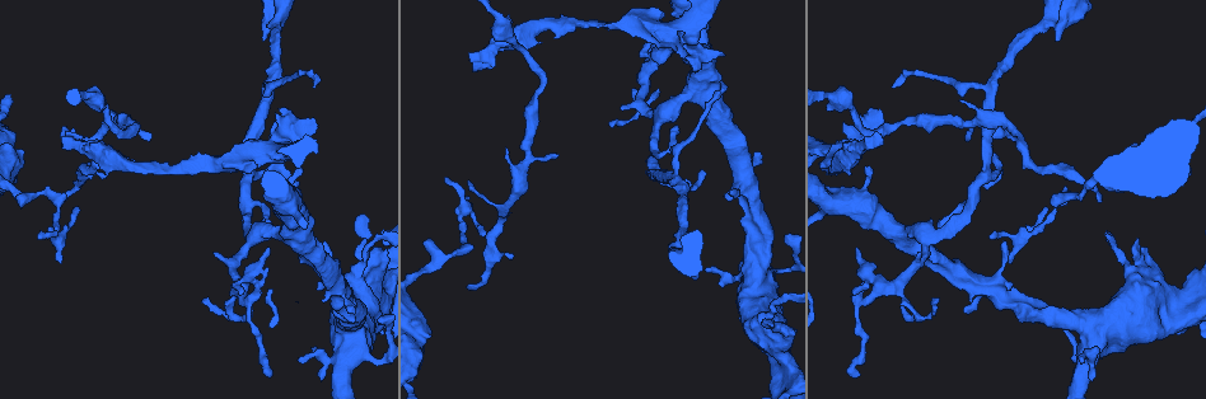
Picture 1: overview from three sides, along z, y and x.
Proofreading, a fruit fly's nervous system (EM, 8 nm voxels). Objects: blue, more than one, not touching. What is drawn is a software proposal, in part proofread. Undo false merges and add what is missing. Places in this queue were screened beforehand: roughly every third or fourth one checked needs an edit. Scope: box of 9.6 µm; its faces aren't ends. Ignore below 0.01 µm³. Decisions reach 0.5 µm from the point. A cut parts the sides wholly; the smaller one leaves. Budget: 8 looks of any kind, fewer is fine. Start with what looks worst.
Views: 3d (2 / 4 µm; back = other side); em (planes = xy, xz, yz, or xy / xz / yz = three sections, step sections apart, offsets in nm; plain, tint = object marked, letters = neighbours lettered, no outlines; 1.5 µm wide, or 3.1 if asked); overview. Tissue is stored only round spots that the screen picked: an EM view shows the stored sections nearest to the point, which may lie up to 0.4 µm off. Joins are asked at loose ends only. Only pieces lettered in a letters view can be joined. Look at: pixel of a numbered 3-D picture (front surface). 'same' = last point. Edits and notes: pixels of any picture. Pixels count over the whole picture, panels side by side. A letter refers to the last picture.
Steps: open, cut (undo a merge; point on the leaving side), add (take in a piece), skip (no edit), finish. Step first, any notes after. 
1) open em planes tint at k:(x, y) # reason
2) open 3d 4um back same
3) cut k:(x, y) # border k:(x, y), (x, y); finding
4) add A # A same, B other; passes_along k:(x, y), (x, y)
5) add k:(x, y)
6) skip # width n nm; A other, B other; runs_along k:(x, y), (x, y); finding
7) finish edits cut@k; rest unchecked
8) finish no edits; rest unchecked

open 3d 4um at 1:(1098, 201) # end of a long branch

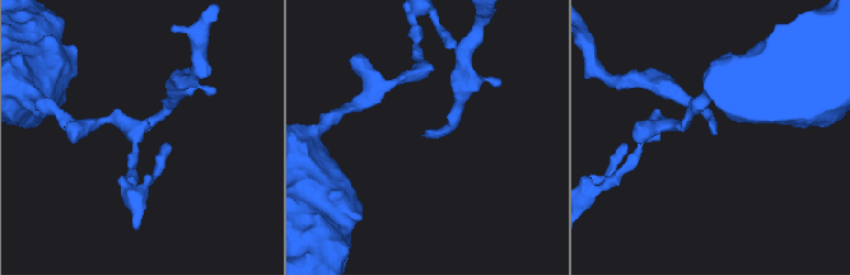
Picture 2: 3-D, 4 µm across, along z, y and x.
open em xz step 4 letters at 2:(711, 134)

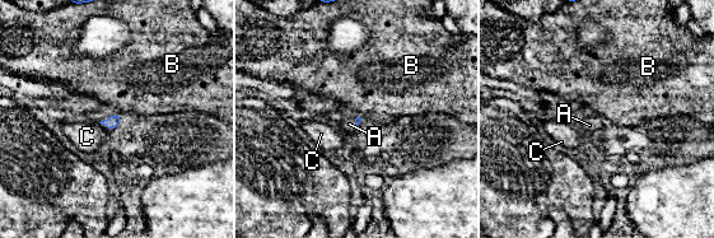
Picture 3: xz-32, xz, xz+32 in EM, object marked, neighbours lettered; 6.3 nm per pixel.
open em planes letters same # cut it another way

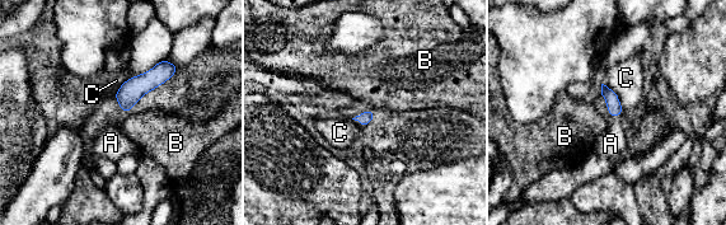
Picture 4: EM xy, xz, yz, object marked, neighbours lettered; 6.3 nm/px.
add A # A same, B other, C other; passes_along 4:(613, 104), (614, 116), (610, 144); it goes on there

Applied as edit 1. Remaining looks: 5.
open overview

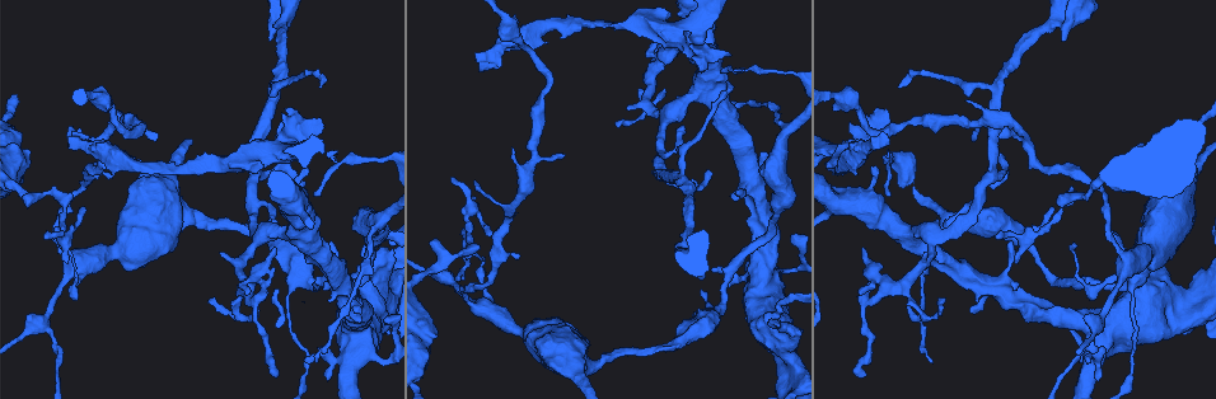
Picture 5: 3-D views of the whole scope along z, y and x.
open em planes tint at 5:(222, 252) # free end

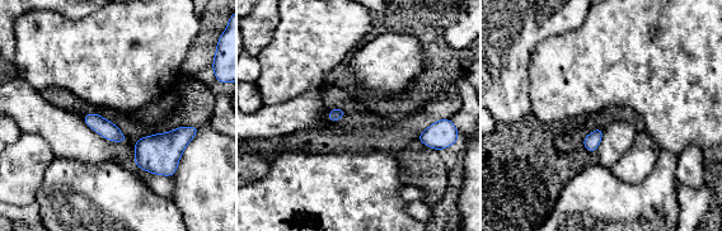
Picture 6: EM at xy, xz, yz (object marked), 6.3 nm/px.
open em planes letters same # see the neighbours

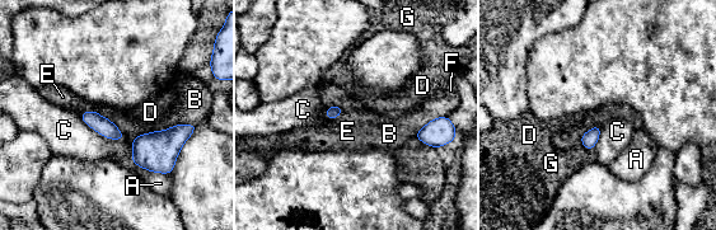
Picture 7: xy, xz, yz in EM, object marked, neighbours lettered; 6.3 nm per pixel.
skip # A other, B other, C other, D other, E other, F other, G other; border 7:(80, 113), (96, 111), (110, 120); none of them fits

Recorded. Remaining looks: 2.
open 3d 2um at 5:(863, 249) # branch stops here

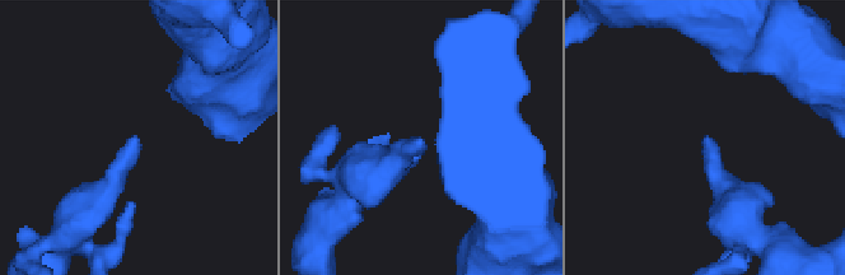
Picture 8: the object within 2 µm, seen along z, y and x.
open em planes letters at 8:(712, 144) # now the EM

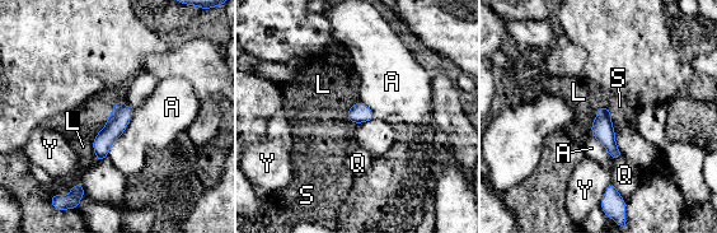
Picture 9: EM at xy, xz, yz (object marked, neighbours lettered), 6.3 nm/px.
skip # A other, L other, Q other, S other, Y other; border 9:(132, 110), (127, 127), (107, 155); none of them fits

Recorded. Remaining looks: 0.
finish edits add@4; rest unchecked

